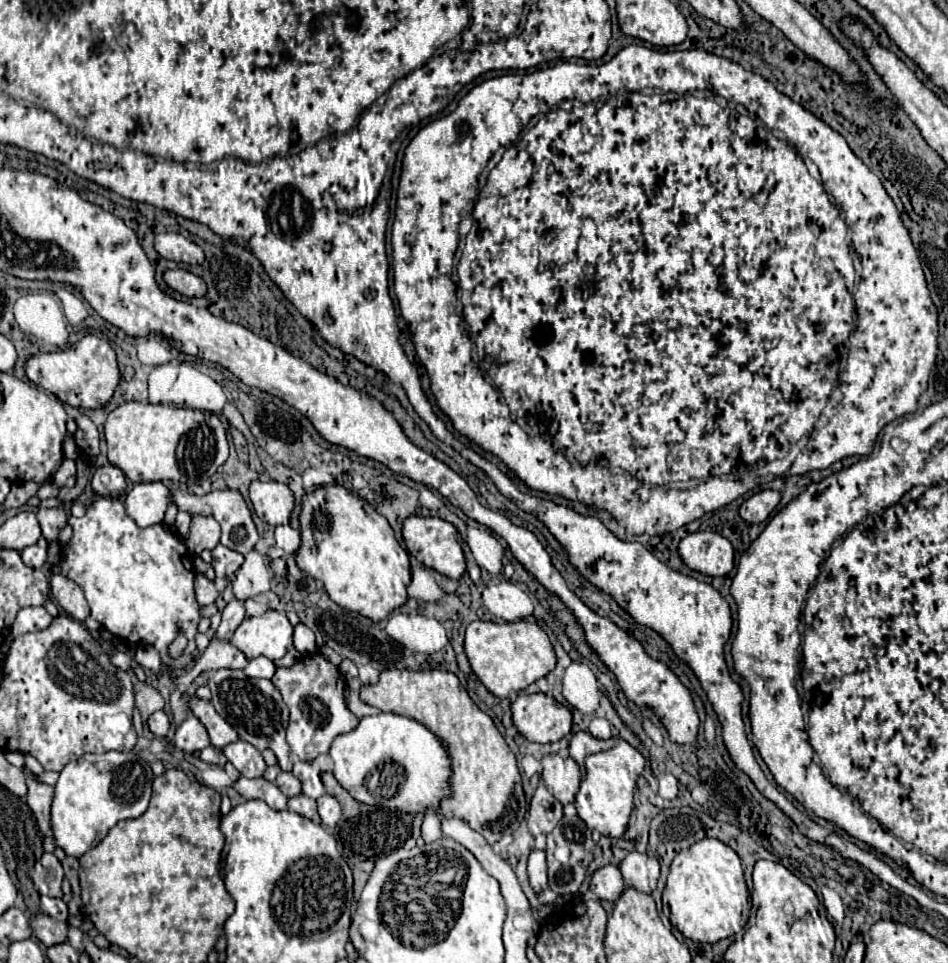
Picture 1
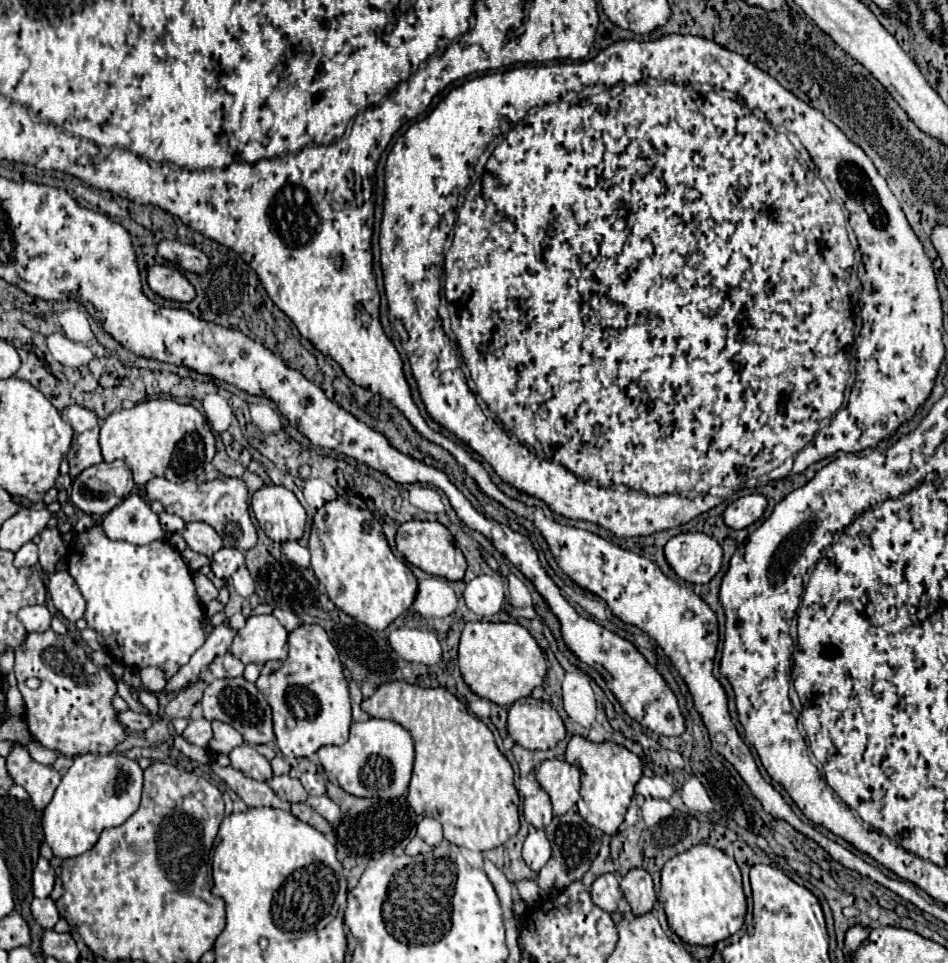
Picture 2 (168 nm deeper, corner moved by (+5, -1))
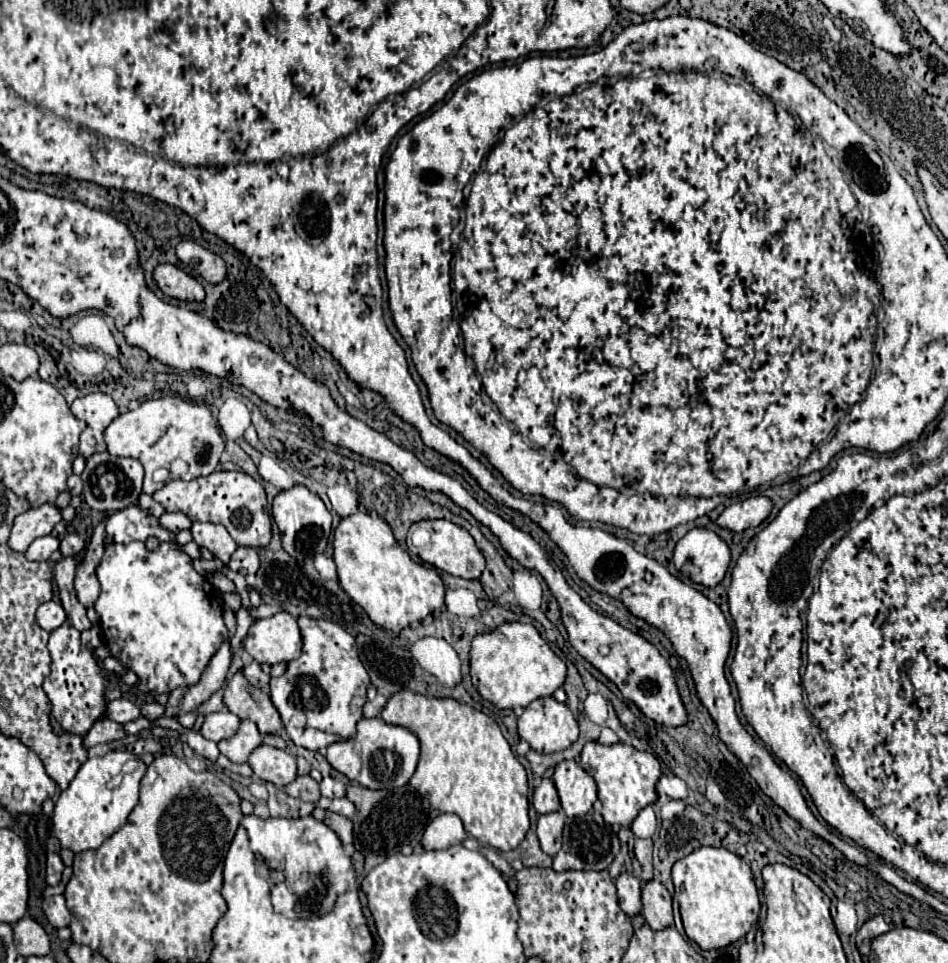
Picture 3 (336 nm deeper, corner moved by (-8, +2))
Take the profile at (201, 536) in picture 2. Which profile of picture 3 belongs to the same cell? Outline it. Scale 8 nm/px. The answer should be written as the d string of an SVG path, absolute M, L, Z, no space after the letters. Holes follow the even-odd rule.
M193 523L189 531L193 533L193 541L199 547L209 549L217 559L221 559L225 563L229 561L229 557L237 549L237 543L233 541L233 537L229 535L229 531L223 525L215 525L215 523Z

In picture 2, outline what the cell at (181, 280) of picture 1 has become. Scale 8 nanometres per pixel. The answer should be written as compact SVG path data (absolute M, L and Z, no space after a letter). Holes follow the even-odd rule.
M152 266L148 270L148 286L160 294L162 298L176 300L176 302L190 302L196 298L194 286L186 280L186 276L168 266Z

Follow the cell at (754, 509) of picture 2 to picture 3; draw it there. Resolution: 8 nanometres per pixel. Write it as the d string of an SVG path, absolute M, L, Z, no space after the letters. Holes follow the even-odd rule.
M749 497L725 507L723 513L717 517L717 525L735 533L743 533L749 527L761 525L761 521L769 517L771 507L773 503L767 497Z

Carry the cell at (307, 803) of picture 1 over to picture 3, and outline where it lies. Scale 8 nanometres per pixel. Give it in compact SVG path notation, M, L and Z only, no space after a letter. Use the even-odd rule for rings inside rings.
M315 807L313 817L317 821L323 821L327 827L331 827L345 847L353 843L353 823L351 823L351 819L337 815L337 813L331 813L331 811L325 811L325 809L319 809L319 807Z

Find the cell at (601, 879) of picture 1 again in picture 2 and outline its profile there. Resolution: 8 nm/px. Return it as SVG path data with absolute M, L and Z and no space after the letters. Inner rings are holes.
M616 872L598 876L590 888L590 894L596 906L600 906L606 912L614 912L618 908L618 902L622 900L620 876Z

